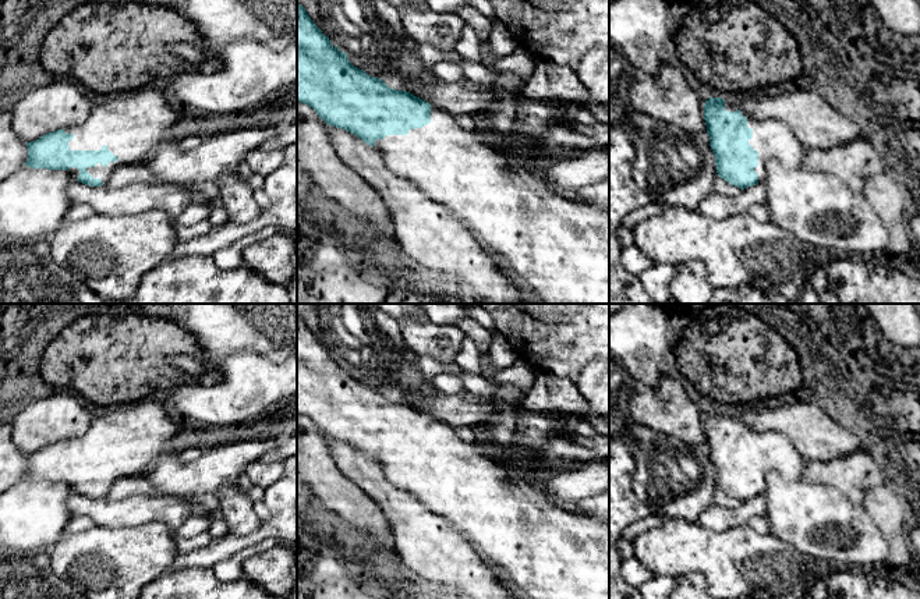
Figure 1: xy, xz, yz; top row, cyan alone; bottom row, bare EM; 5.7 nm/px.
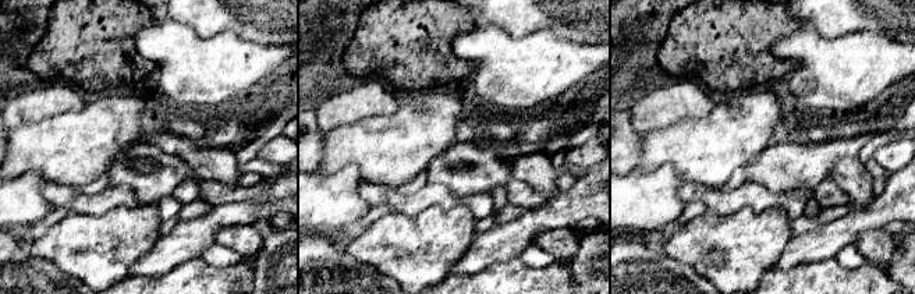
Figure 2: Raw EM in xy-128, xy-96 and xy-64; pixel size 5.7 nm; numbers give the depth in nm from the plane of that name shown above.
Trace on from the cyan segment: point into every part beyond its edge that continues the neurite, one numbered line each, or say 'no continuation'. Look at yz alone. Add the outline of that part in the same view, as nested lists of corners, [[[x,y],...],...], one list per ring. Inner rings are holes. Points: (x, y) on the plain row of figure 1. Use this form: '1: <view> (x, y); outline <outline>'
1: yz (772, 452); outline [[[726,410],[722,411],[725,412],[725,422],[740,422],[742,428],[747,430],[747,439],[753,442],[753,450],[749,451],[749,457],[758,464],[758,478],[754,481],[758,486],[758,495],[764,495],[771,472],[776,472],[788,481],[799,481],[803,478],[807,461],[796,451],[785,435],[774,430],[756,432],[742,421],[730,417]]]

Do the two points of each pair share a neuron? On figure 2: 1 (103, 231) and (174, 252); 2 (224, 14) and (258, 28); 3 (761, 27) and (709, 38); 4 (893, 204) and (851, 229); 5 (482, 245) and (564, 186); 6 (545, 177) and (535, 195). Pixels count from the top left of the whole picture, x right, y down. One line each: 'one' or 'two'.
1: two
2: one
3: one
4: one
5: two
6: two

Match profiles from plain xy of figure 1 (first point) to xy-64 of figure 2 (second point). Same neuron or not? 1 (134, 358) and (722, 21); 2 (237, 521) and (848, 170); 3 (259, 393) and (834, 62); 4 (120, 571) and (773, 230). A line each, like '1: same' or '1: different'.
1: same
2: same
3: same
4: same

